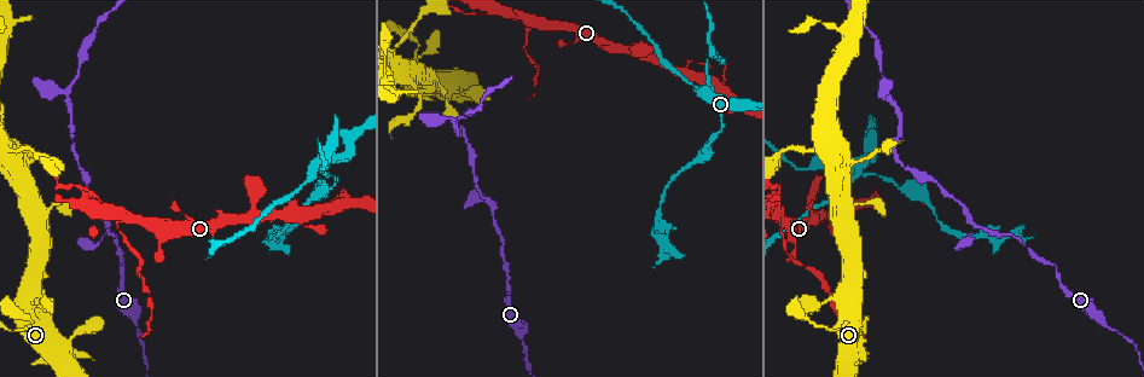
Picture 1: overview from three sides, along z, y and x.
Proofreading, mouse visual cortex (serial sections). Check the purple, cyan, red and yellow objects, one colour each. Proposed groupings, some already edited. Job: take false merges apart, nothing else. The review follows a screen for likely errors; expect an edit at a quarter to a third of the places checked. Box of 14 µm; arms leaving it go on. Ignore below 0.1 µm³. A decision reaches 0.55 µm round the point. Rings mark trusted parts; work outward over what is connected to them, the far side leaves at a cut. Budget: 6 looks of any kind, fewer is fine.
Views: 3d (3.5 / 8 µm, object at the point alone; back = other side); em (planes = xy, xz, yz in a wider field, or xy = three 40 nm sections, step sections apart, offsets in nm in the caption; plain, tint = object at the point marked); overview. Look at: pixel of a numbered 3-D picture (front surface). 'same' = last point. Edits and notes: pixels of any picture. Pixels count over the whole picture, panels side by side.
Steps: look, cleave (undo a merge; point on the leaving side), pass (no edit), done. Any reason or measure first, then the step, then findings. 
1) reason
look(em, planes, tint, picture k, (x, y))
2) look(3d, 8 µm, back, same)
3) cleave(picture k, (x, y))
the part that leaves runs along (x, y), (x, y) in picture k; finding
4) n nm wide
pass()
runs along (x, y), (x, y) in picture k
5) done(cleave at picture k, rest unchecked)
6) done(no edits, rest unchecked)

abrupt turn
look(3d, 3.5 µm, picture 1, (82, 186))

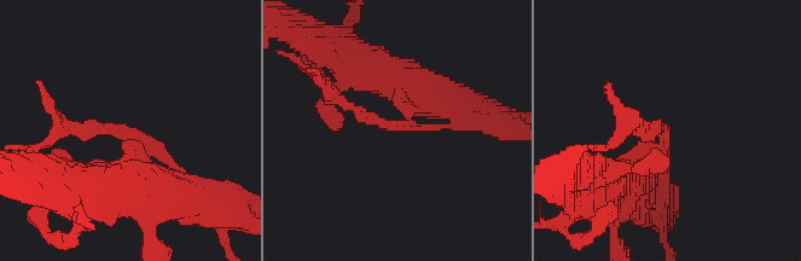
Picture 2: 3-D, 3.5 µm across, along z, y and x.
look(em, xy, step 2, tint, picture 2, (124, 132))

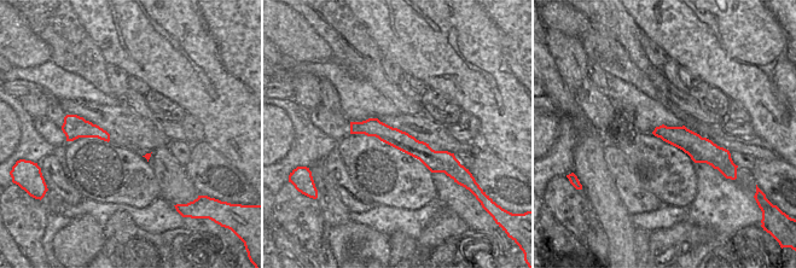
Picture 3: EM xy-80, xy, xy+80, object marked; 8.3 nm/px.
cleave(picture 2, (97, 128))
two cells meet here

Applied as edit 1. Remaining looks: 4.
look(overview)

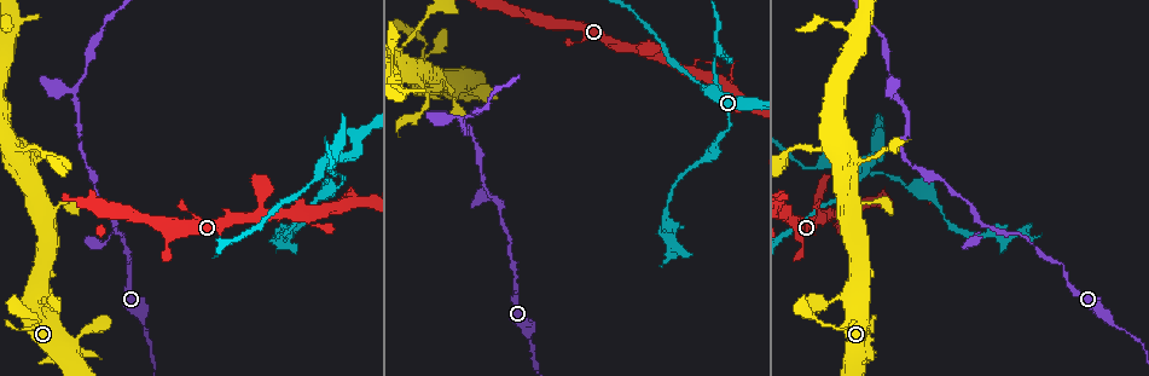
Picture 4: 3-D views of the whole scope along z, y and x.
sharp bend
look(3d, 3.5 µm, picture 4, (457, 89))

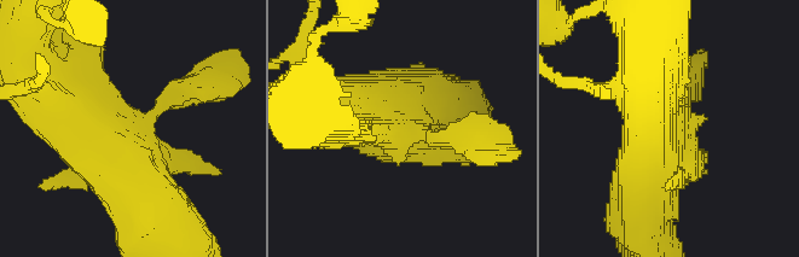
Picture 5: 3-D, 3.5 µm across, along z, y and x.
now the EM
look(em, planes, tint, picture 5, (405, 135))

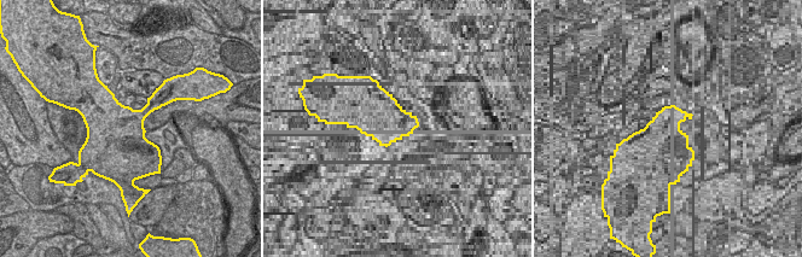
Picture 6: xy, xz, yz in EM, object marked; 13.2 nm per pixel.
cleave(picture 5, (197, 163))
two cells meet here

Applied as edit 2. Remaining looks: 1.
done(cleave at picture 2, cleave at picture 5, rest unchecked)

